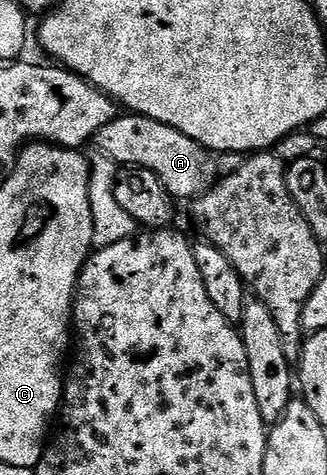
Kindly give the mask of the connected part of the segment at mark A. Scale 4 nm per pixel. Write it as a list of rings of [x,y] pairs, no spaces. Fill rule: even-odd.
[[[135,115],[127,119],[129,121],[117,119],[106,123],[106,127],[102,127],[95,135],[95,144],[100,144],[99,152],[109,161],[120,167],[154,171],[177,202],[191,202],[212,188],[214,161],[209,150],[201,147],[194,139],[182,135],[182,131],[166,127],[166,123],[158,123],[149,117]]]

